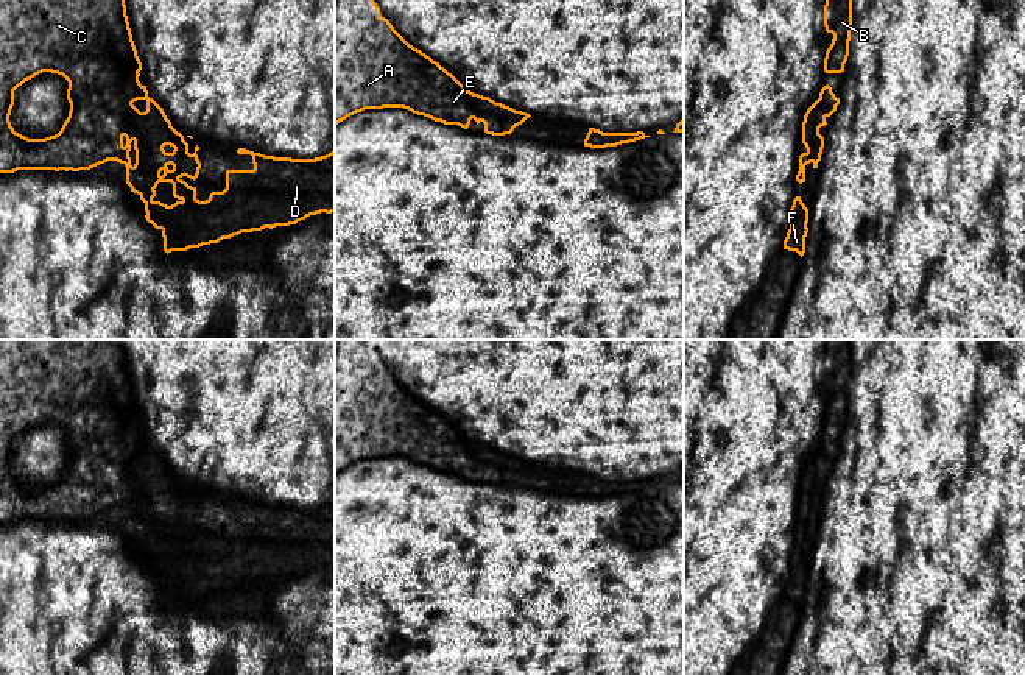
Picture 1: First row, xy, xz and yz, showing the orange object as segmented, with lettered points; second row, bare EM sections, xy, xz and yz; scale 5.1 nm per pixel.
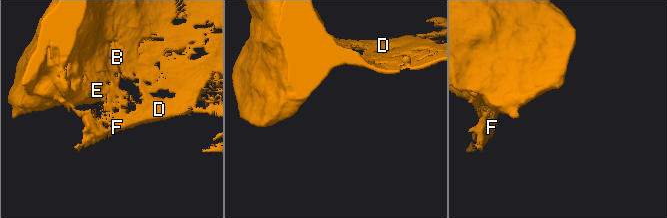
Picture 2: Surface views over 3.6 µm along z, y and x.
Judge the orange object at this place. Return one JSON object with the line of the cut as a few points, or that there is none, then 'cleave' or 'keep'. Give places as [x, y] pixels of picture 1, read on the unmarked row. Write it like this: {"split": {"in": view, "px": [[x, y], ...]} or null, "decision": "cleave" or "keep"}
{"split": {"in": "xy", "px": [[128, 523], [137, 535], [153, 538]]}, "decision": "cleave"}

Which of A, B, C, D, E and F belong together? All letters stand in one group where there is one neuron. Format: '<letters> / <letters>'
A B C E / D F

